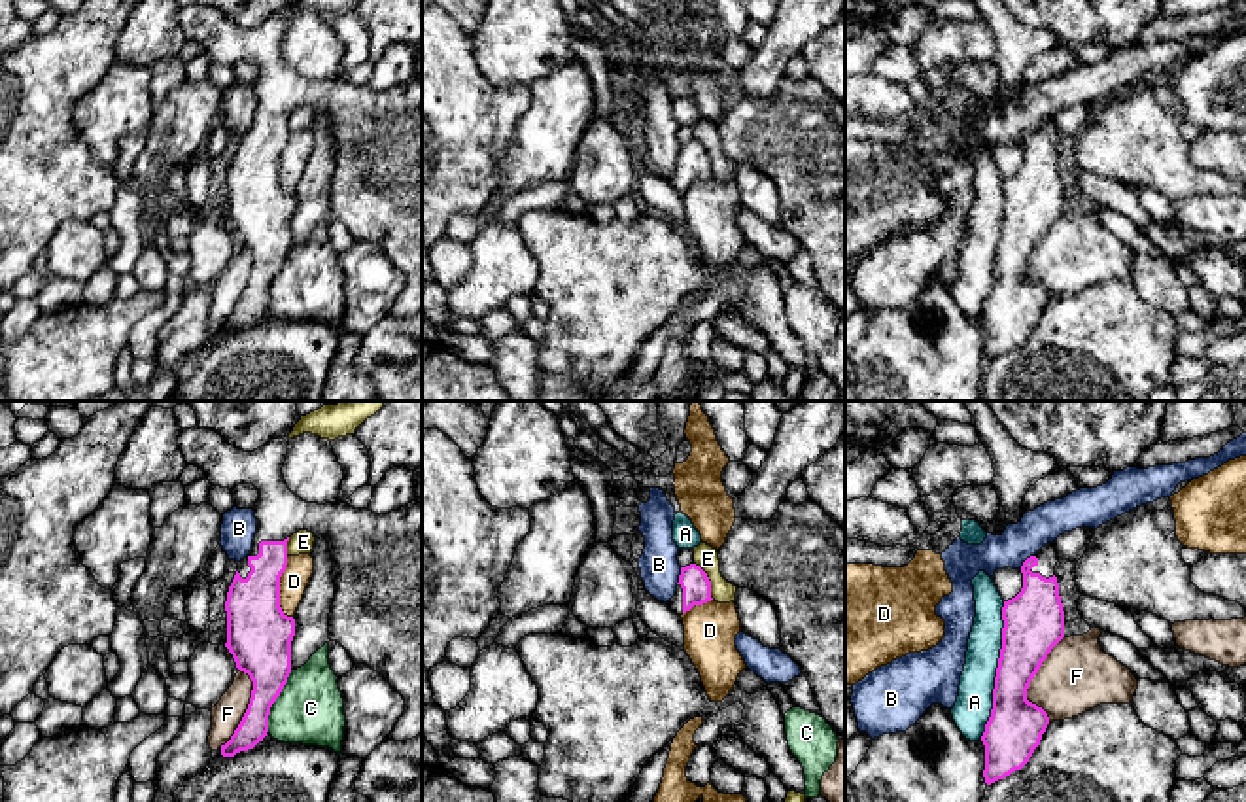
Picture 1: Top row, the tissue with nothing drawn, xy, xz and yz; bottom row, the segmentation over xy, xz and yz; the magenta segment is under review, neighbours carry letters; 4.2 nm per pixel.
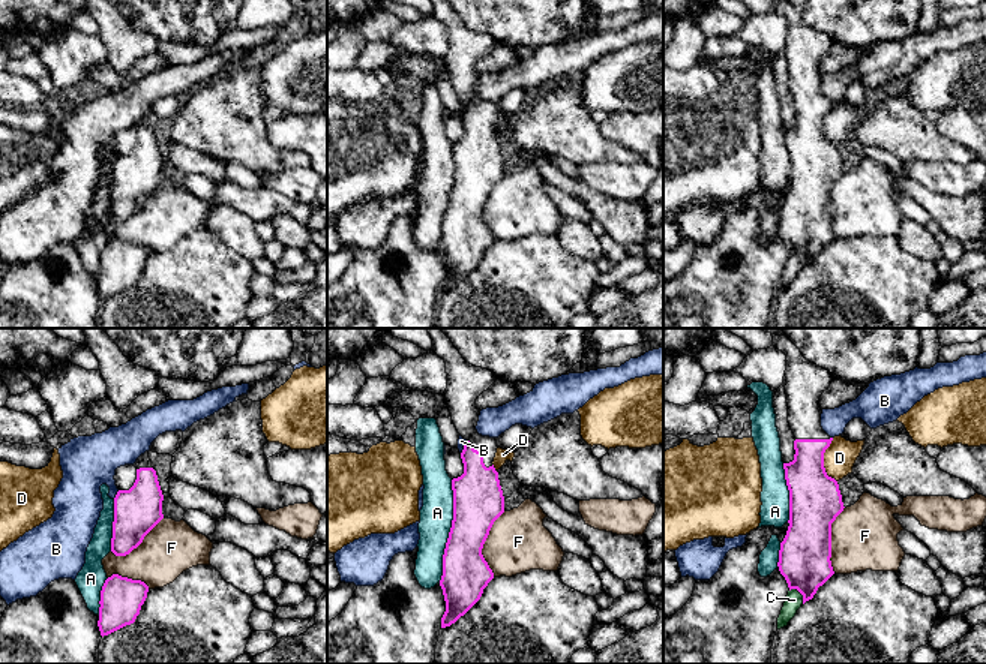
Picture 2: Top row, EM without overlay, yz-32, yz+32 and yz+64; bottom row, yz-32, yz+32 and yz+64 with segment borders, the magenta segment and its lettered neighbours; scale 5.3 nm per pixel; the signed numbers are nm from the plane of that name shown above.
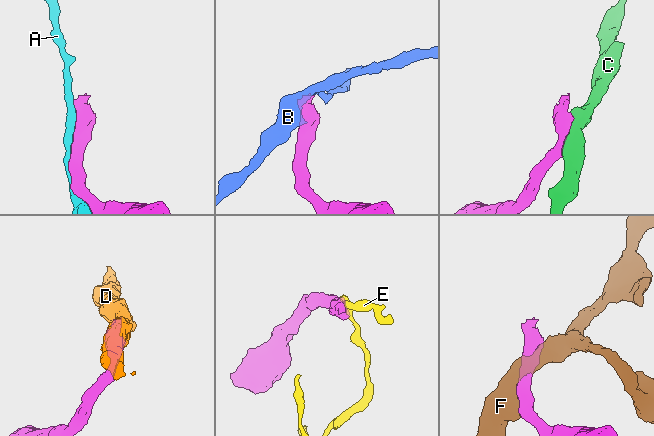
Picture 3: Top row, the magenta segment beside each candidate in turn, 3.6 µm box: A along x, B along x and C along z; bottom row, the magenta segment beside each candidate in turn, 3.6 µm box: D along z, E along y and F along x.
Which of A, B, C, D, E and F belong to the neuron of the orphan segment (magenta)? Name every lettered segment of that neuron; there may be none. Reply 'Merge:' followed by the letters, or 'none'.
Merge: none

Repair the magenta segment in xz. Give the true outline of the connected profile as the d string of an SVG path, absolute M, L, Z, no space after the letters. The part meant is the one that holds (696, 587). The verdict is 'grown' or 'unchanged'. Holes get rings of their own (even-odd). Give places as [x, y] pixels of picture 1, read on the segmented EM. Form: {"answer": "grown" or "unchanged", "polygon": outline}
{"answer": "grown", "polygon": "M696 564L681 567L675 596L667 603L671 611L683 615L694 605L703 605L711 600L711 581L707 573Z"}

